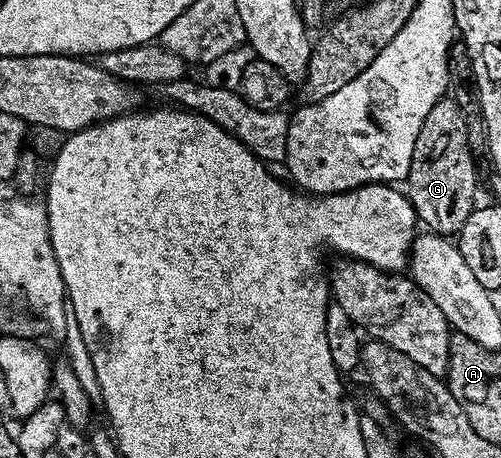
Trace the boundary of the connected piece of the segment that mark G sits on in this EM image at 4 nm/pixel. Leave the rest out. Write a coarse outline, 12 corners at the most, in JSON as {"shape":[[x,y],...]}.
{"shape":[[441,99],[425,115],[405,192],[436,235],[477,207],[467,117]]}

